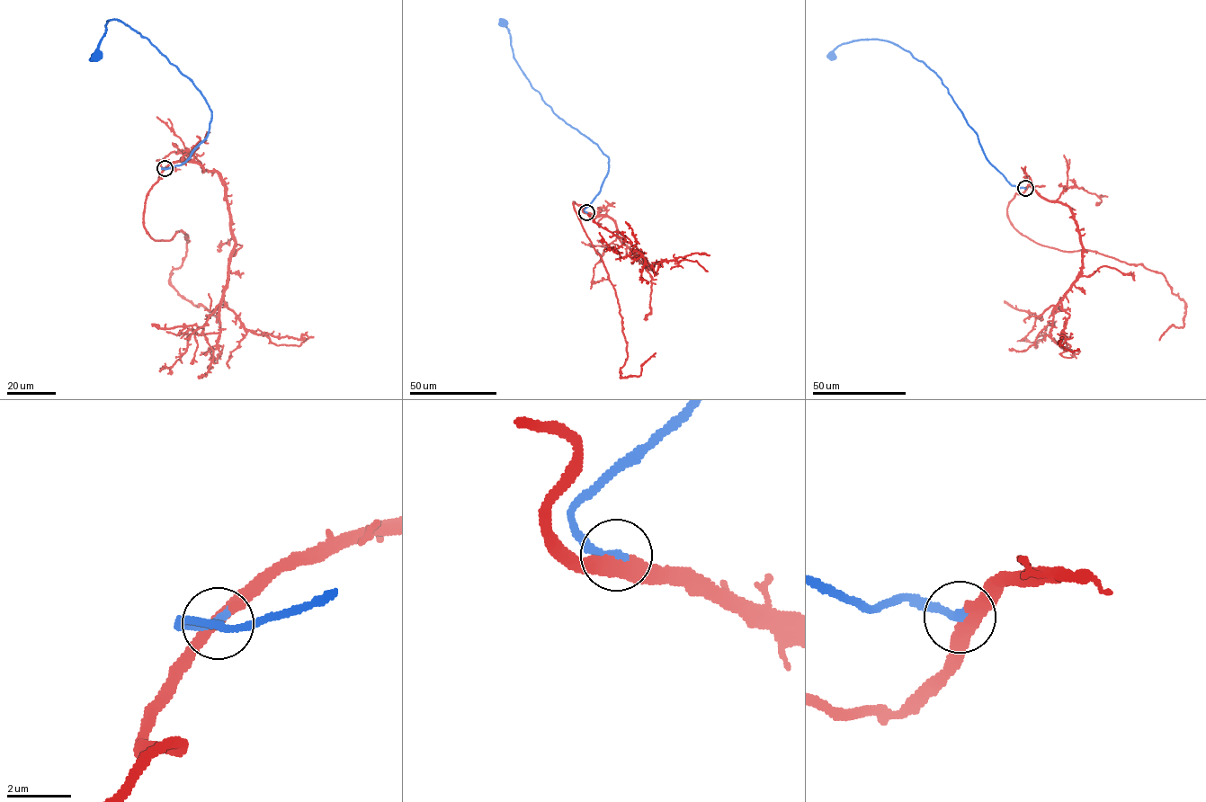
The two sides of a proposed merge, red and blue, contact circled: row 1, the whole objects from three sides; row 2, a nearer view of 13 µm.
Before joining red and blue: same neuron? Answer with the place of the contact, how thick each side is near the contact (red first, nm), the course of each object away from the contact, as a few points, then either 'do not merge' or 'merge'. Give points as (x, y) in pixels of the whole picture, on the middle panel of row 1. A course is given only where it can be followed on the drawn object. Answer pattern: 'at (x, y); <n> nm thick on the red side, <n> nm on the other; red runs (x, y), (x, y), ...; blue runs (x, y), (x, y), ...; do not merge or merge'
at (586, 212); 420 nm thick on the red side, 320 nm on the other; red runs (586, 212), (573, 201), (614, 289), (627, 343), (620, 377), (638, 377), (641, 365), (656, 353); blue runs (586, 212), (607, 173), (608, 157), (559, 118), (531, 86), (514, 58), (508, 29), (503, 22); merge

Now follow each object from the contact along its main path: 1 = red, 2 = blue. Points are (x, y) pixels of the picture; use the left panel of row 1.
1: (165, 168), (146, 200), (144, 227), (155, 240), (185, 233), (185, 257), (171, 271), (169, 284), (219, 324)
2: (165, 168), (180, 165), (207, 135), (211, 111), (205, 97), (149, 40), (120, 21), (108, 21), (96, 57)

